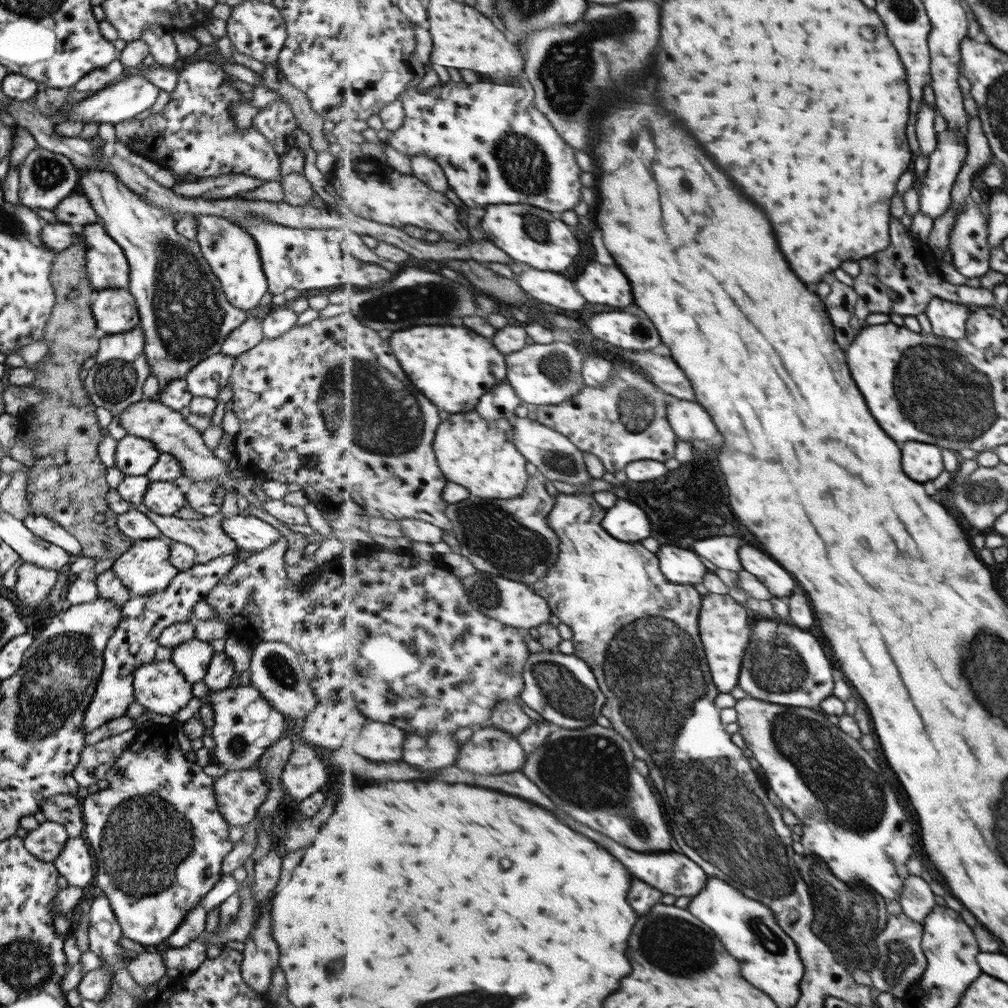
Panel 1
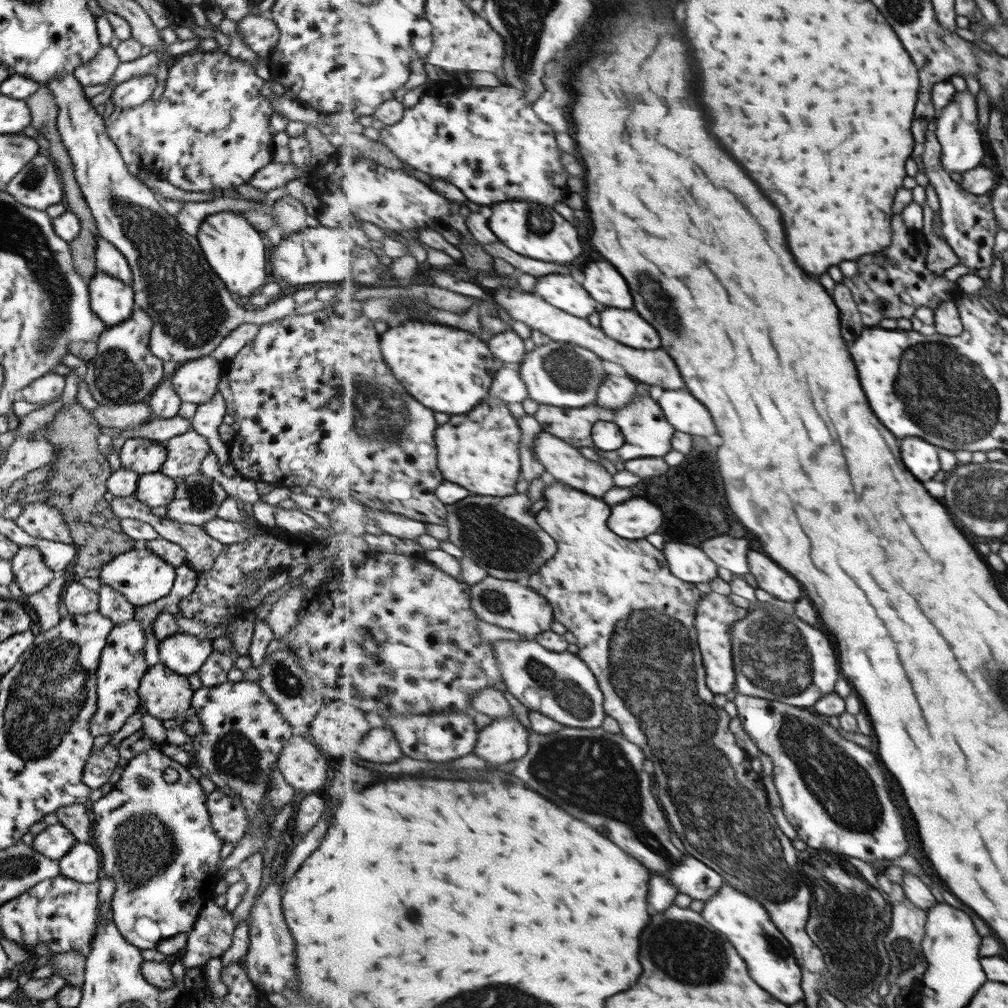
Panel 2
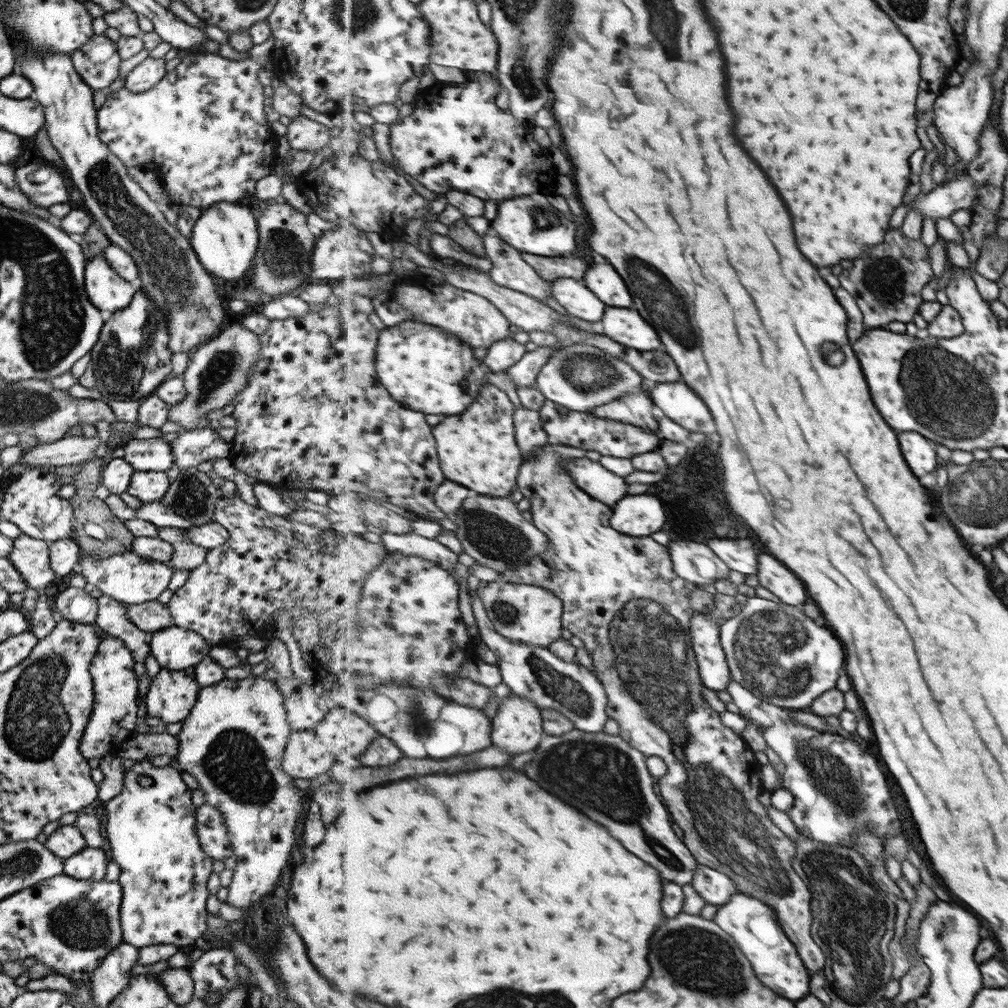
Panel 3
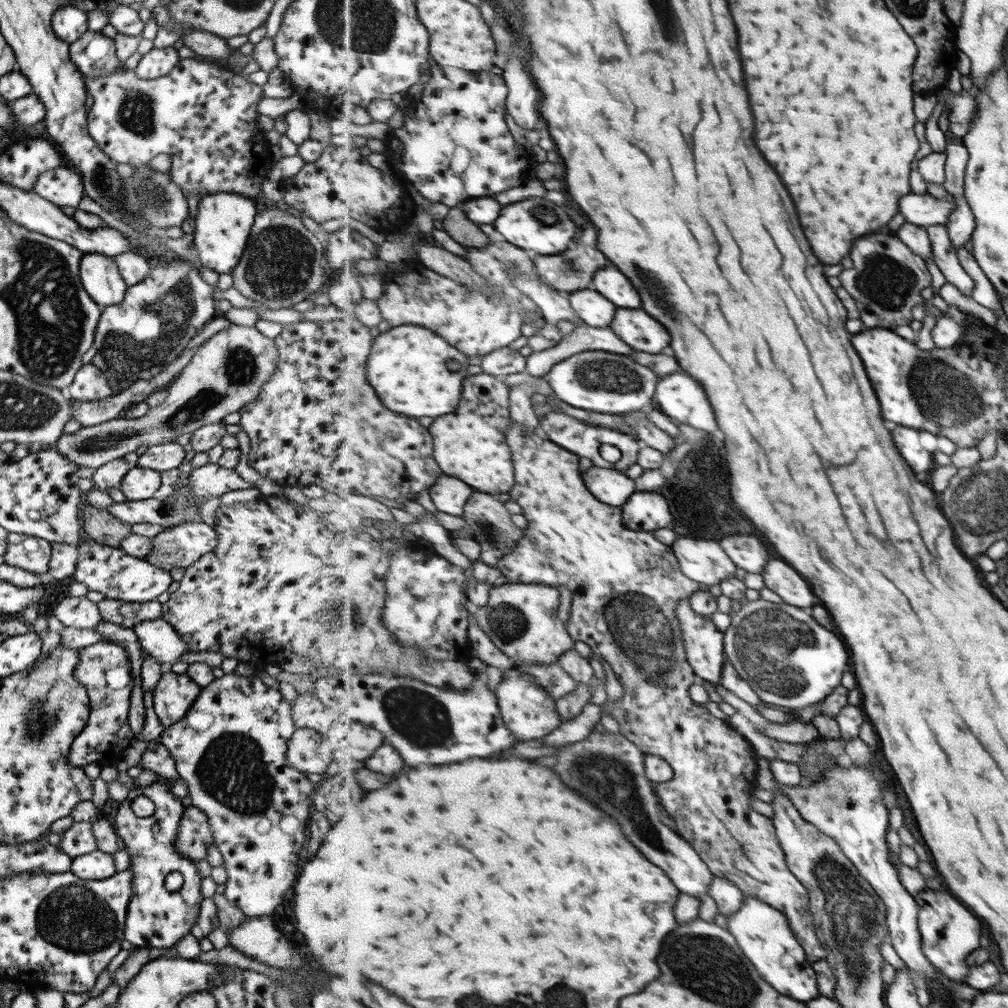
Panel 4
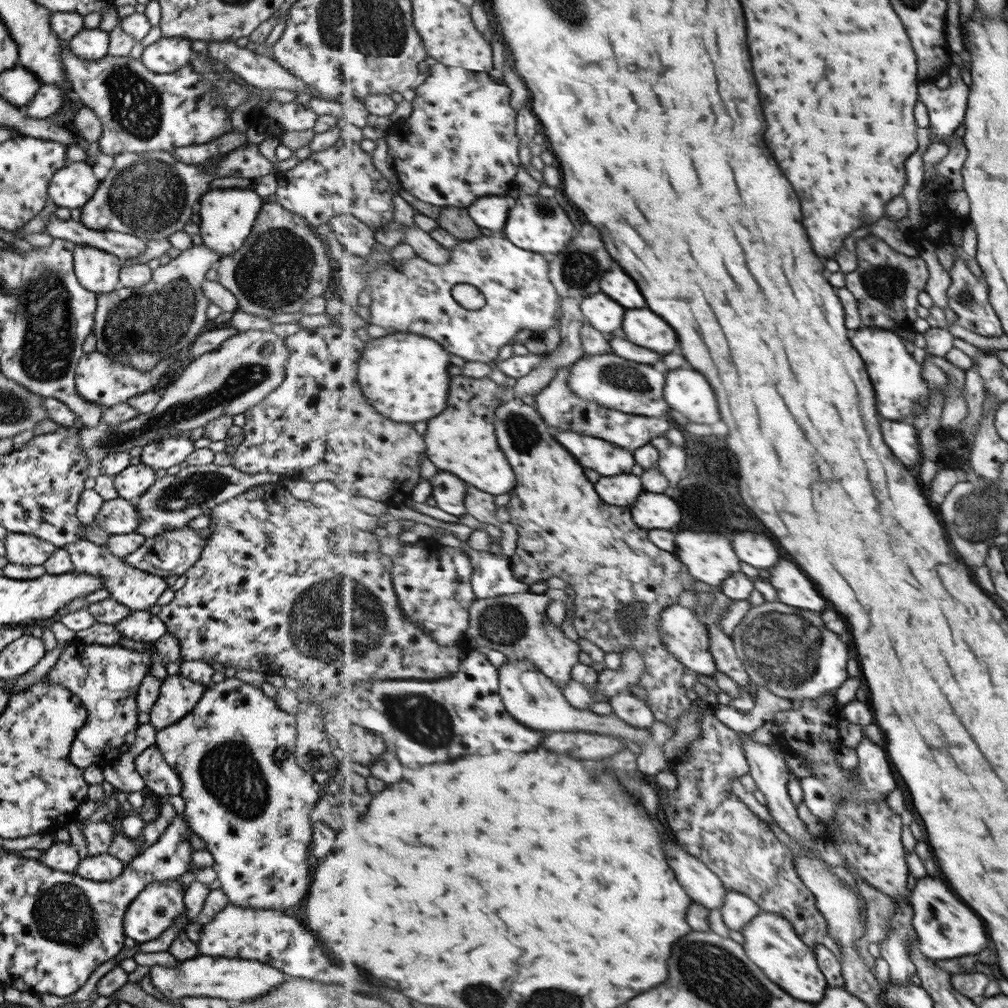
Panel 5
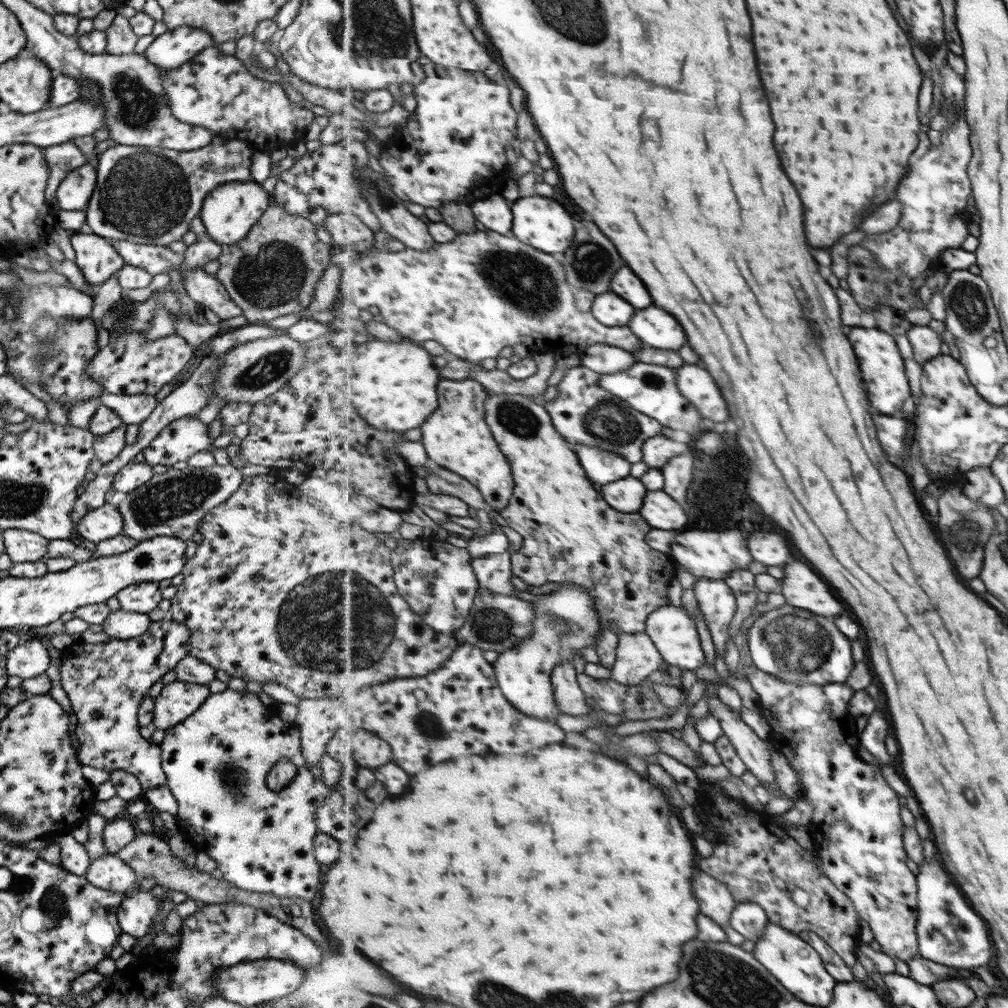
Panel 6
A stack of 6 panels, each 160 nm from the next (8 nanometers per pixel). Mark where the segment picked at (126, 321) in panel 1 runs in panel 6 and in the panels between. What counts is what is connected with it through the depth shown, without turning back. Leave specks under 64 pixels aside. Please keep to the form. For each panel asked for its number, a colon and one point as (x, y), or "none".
2: (111, 300)
3: (104, 288)
4: (98, 274)
5: (96, 270)
6: (95, 257)

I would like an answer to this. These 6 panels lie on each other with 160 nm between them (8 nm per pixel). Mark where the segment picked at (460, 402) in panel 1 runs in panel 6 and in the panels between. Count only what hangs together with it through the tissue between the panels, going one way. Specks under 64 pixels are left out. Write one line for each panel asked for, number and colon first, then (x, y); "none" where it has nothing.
2: (449, 370)
3: (423, 367)
4: (417, 373)
5: (405, 376)
6: (395, 389)

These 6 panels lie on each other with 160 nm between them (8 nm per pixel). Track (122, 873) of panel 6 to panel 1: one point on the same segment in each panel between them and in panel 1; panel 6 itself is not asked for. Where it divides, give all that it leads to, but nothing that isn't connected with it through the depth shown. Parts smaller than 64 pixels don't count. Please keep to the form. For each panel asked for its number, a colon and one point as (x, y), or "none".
1: (73, 863)
2: (81, 863)
3: (89, 864)
4: (96, 865)
5: (102, 867)

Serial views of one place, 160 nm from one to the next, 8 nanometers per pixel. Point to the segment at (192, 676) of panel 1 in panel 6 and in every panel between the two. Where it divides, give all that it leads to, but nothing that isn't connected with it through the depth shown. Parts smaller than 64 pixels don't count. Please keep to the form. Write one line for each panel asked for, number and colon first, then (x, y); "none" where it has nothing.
2: (184, 654)
3: (173, 648)
4: (157, 638)
5: (141, 626)
6: (120, 624)

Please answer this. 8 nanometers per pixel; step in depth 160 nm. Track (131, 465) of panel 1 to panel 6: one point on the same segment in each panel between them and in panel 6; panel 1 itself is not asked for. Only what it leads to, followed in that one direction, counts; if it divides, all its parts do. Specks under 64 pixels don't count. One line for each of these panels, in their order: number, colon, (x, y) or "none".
2: (140, 455)
3: (154, 454)
4: (161, 457)
5: (168, 451)
6: (178, 440)

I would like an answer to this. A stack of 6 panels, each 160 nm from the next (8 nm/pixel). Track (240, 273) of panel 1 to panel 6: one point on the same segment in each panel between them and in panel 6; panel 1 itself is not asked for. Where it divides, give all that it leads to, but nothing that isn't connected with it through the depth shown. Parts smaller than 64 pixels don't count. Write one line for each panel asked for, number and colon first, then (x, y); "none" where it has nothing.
2: (233, 249)
3: (224, 237)
4: (223, 221)
5: (225, 216)
6: (227, 212)

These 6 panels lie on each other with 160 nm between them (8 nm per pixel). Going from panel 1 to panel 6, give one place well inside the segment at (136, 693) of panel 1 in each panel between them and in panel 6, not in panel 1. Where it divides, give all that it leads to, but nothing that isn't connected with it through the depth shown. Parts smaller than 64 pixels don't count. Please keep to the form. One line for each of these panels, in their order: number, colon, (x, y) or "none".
2: (164, 694)
3: (171, 694)
4: (172, 696)
5: (177, 695)
6: (177, 700)

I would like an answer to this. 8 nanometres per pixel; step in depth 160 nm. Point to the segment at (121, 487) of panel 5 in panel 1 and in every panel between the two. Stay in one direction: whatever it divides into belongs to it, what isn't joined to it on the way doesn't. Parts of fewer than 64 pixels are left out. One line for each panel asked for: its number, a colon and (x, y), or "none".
1: (162, 498)
2: (153, 489)
3: (149, 486)
4: (138, 483)

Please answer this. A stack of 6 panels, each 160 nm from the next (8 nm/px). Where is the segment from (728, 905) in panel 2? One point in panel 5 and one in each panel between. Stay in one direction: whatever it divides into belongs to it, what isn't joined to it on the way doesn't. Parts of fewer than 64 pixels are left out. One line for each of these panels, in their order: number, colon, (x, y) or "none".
3: (755, 926)
4: (764, 933)
5: (774, 944)

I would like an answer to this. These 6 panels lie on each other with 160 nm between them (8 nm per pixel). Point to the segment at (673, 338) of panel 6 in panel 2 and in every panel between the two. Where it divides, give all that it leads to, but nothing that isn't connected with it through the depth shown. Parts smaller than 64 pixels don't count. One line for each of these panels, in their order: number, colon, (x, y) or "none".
2: (625, 326)
3: (627, 326)
4: (641, 331)
5: (643, 327)

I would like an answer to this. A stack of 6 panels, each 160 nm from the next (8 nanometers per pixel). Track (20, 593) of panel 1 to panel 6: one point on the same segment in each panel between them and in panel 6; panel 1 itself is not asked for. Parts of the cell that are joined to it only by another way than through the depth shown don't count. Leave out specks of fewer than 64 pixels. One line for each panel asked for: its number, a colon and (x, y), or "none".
2: (29, 571)
3: (29, 556)
4: (31, 554)
5: (22, 549)
6: (20, 546)

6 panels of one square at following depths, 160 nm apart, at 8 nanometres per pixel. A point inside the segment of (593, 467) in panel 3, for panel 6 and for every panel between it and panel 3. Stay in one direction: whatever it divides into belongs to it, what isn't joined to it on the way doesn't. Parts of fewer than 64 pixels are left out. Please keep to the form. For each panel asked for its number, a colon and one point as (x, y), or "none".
4: (614, 487)
5: (623, 490)
6: (628, 494)

